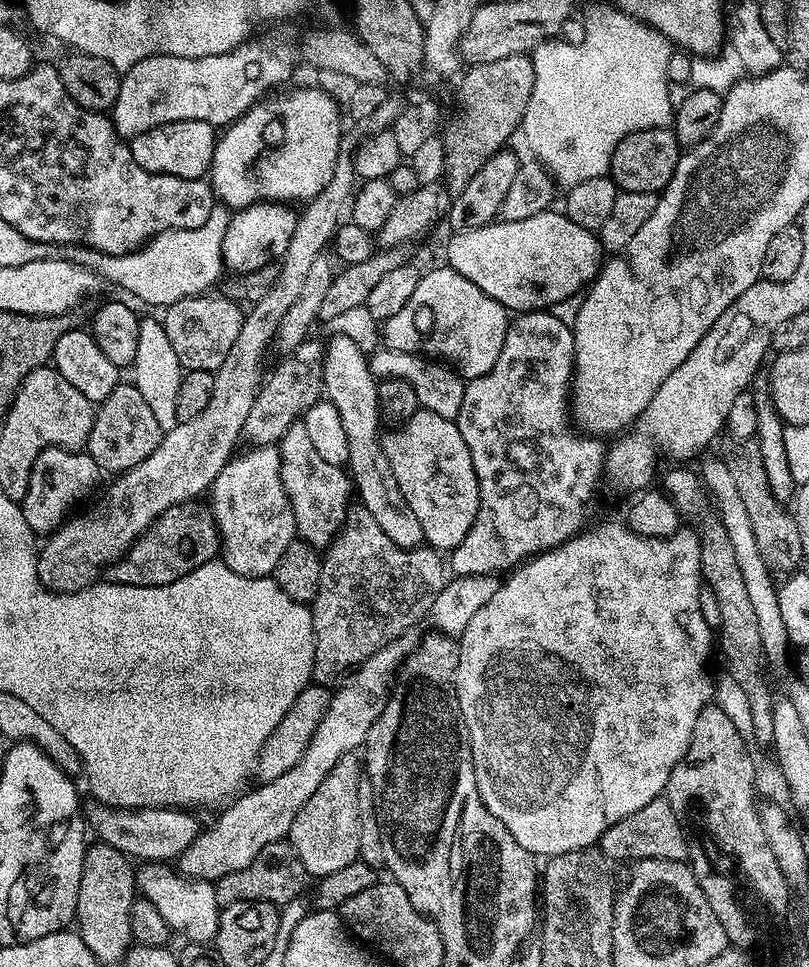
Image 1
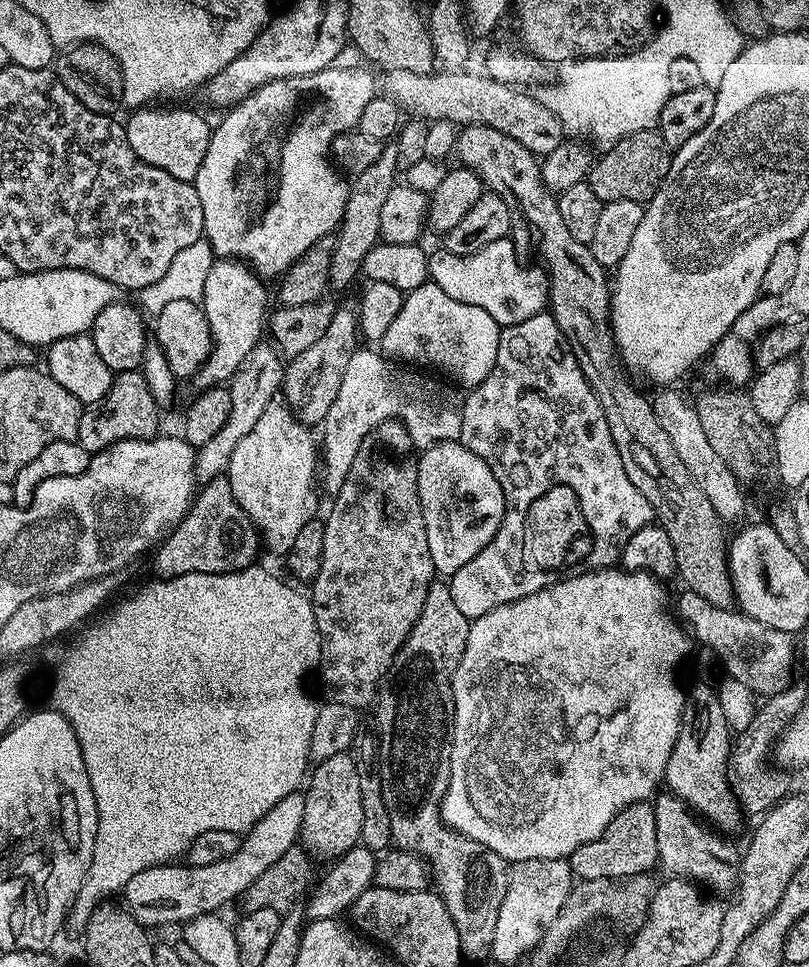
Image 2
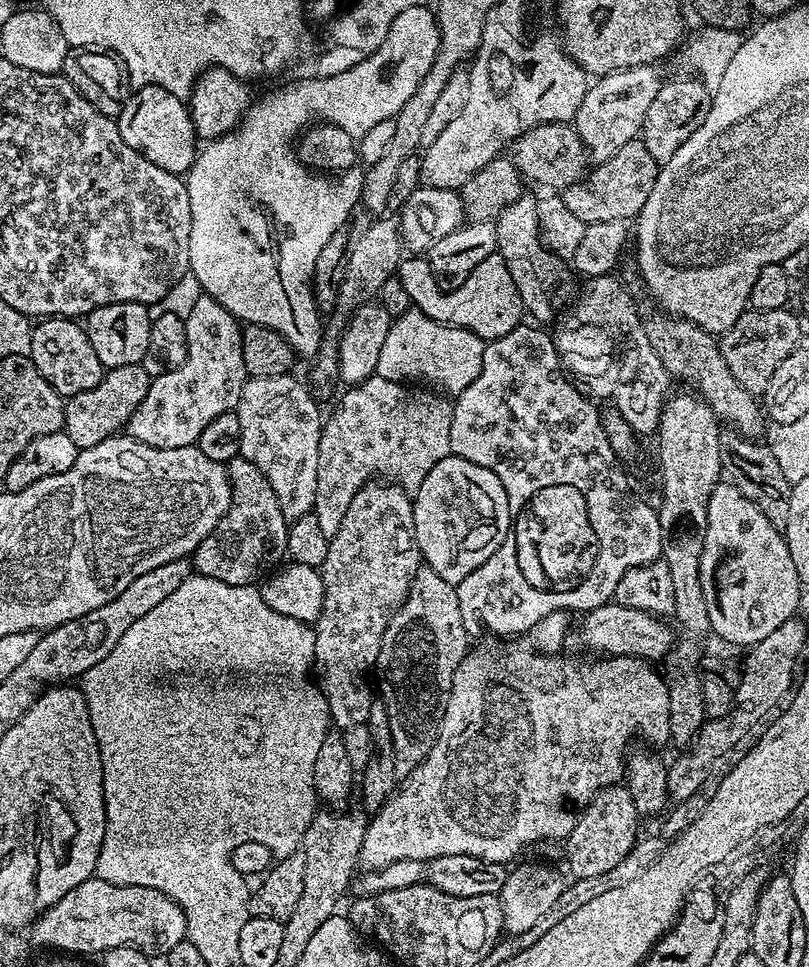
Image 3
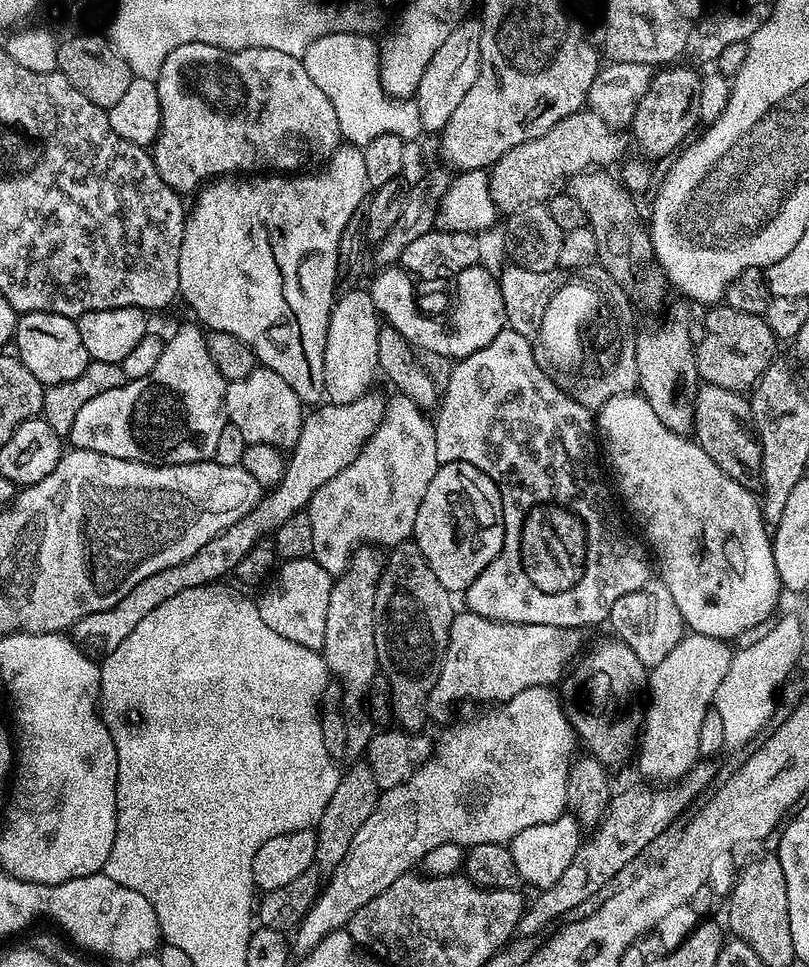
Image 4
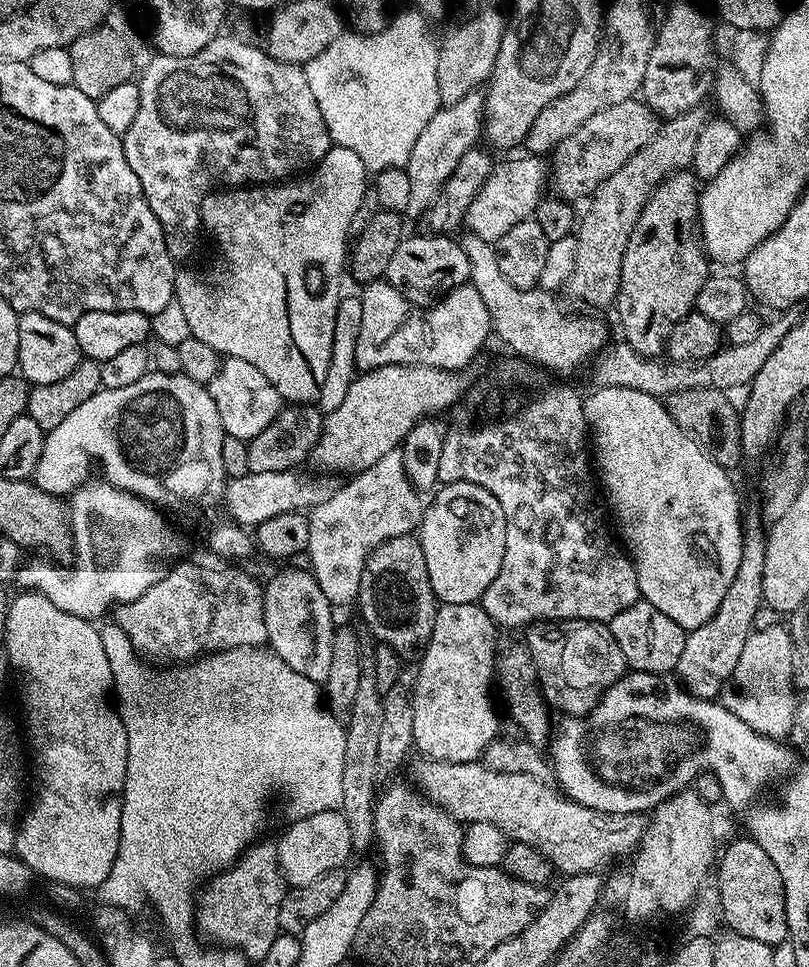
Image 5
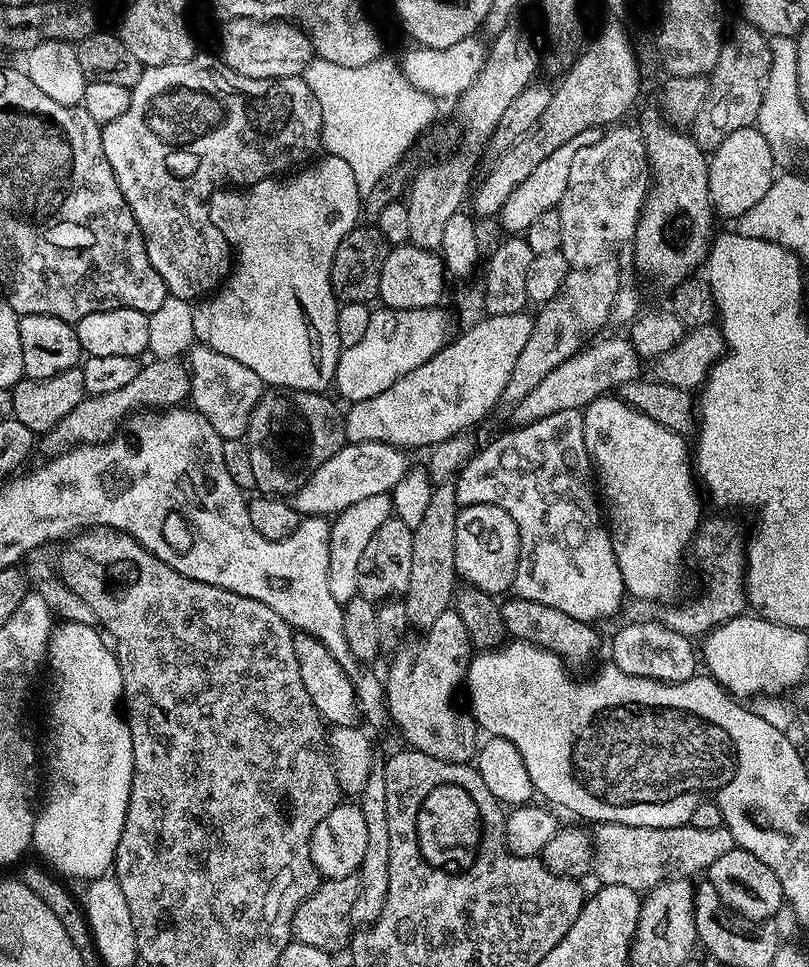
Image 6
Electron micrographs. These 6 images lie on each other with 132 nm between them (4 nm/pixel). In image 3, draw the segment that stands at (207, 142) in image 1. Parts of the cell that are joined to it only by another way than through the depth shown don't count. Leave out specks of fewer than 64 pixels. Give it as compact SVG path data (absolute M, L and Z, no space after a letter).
M147 84L136 88L122 106L119 116L115 117L122 142L130 146L142 158L154 162L162 170L183 177L192 169L198 151L198 137L194 130L189 105L181 97L162 90L157 84Z

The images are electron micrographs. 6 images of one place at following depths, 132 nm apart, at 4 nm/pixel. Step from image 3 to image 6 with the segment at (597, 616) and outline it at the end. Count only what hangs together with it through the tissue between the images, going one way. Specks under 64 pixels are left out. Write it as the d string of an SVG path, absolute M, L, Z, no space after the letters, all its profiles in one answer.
M455 610L444 612L432 626L423 633L424 636L416 645L412 652L400 650L391 657L392 665L388 668L386 675L386 712L396 723L398 731L404 735L404 740L409 749L430 754L434 758L442 758L446 762L455 764L467 764L477 755L478 741L476 742L476 732L478 725L472 718L471 711L456 708L452 699L456 696L456 691L461 691L468 675L468 664L472 661L474 649L472 639L466 634L466 626L462 626L462 618Z

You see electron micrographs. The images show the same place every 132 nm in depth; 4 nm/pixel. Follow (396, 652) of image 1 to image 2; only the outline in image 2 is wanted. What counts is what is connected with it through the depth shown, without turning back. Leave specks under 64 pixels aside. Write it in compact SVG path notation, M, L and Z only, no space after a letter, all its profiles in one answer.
M287 796L266 810L259 822L248 829L241 839L239 850L233 856L210 862L206 866L187 866L188 868L159 864L150 870L142 870L142 874L134 874L134 878L130 878L122 890L127 911L149 930L160 928L163 924L183 926L199 916L219 913L223 904L228 904L231 900L239 901L245 890L254 886L254 882L258 882L258 878L262 878L262 874L266 874L266 870L270 870L270 866L274 866L274 862L278 862L286 850L297 847L303 813L304 796Z

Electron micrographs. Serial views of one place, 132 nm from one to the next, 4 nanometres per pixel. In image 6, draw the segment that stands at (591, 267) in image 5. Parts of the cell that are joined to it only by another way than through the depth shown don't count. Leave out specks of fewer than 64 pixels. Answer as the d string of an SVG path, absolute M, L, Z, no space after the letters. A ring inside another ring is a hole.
M740 22L733 32L727 33L718 54L718 62L710 74L706 102L702 102L702 108L690 125L692 141L699 148L716 149L736 130L755 125L756 115L762 106L764 81L768 79L772 65L768 42L769 37L747 22ZM601 261L591 269L571 269L558 294L539 307L539 313L535 313L533 319L530 340L518 356L510 381L493 408L494 416L498 419L509 419L517 404L542 382L546 373L575 356L582 348L582 340L611 319L613 304L617 298L617 290L622 287L622 280L615 264L610 261Z

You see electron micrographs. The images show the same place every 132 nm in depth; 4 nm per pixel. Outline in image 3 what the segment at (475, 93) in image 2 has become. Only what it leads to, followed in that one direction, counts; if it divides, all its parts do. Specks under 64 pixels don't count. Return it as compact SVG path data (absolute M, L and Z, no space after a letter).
M571 123L539 124L521 132L519 138L510 145L516 168L525 181L533 180L544 190L563 190L574 182L583 180L589 167L589 156L585 152L579 134Z

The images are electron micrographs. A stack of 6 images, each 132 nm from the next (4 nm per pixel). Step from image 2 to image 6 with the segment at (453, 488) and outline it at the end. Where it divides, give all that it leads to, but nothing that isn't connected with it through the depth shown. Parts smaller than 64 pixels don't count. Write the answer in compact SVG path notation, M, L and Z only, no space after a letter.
M464 504L457 514L457 529L454 530L454 558L456 559L456 574L461 581L471 587L501 594L512 587L512 579L518 575L518 557L520 554L520 535L516 529L514 518L506 510L493 504Z

